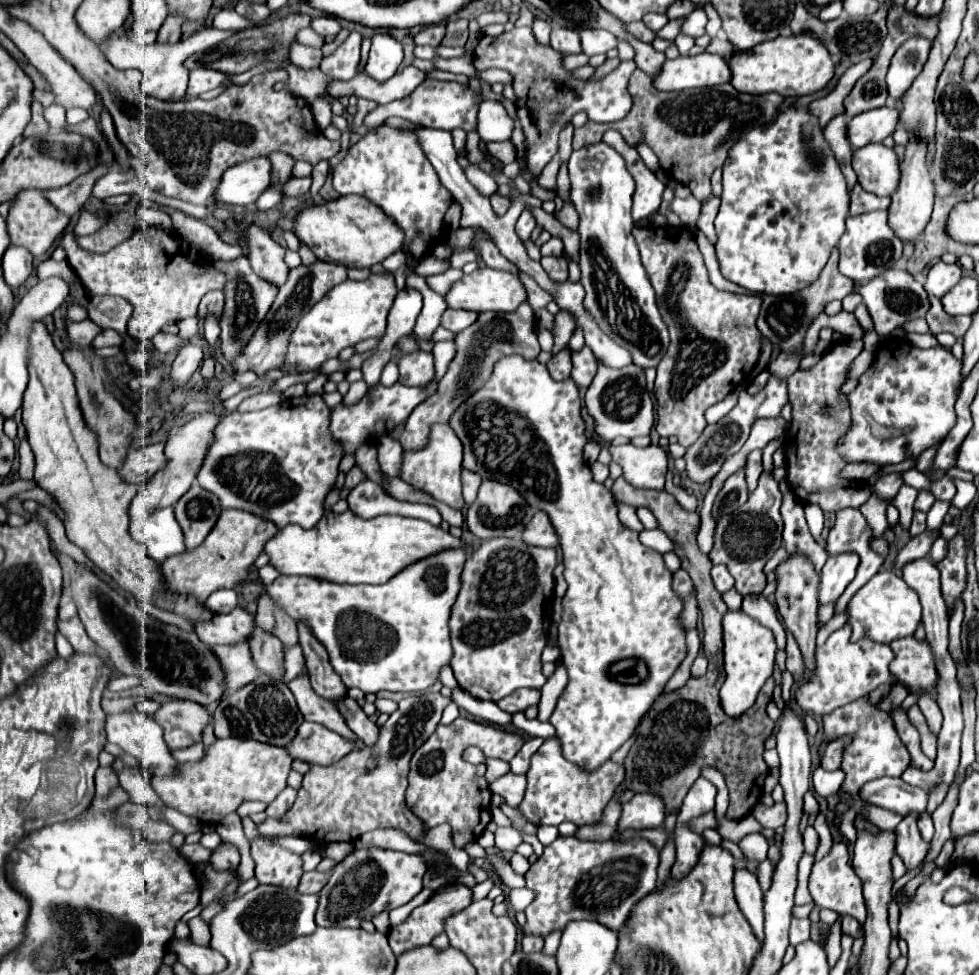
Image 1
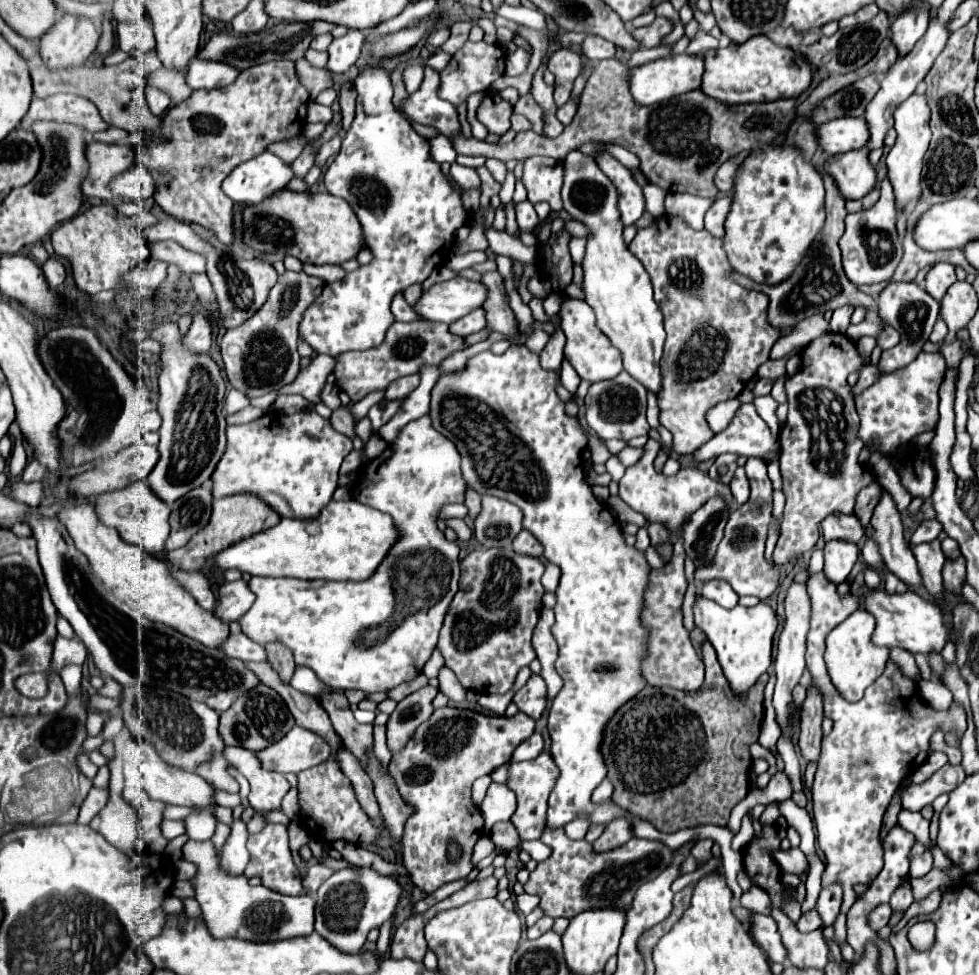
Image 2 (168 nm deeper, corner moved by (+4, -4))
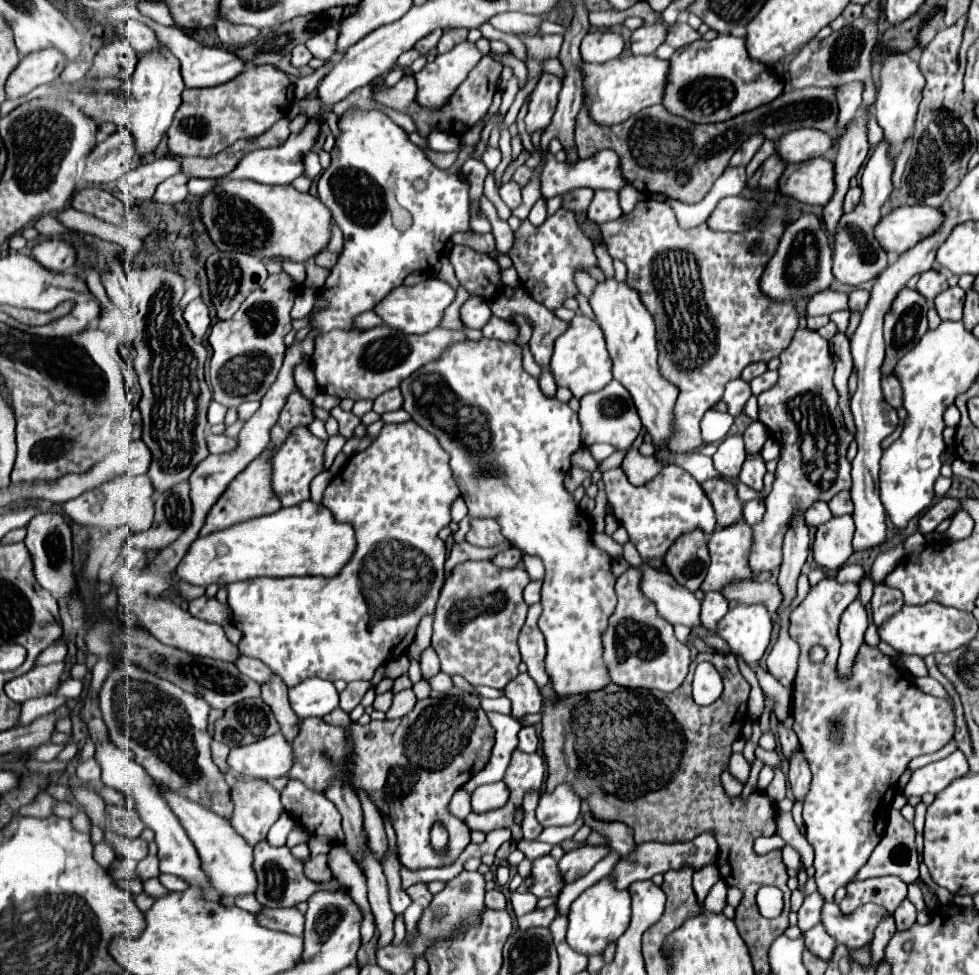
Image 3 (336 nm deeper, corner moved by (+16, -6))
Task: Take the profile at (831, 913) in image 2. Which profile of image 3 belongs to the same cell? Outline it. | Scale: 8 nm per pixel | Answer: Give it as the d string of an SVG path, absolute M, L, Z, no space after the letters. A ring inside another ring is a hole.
M826 903L822 911L822 923L838 943L846 945L848 949L860 949L872 941L876 925L886 915L888 911L884 907L873 903L860 906L850 915L842 915L838 905Z

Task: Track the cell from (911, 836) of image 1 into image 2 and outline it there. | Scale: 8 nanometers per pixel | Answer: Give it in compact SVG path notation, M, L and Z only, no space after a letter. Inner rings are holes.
M906 879L906 881L902 881L902 883L896 887L896 891L894 891L892 899L890 899L890 907L892 907L894 911L906 911L912 901L914 901L912 887L910 887L910 881Z

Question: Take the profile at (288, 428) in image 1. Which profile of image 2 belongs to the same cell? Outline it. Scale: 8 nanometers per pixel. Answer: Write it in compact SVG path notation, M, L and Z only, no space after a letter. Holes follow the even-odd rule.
M270 411L256 421L244 425L226 427L226 451L212 473L212 495L214 499L230 495L254 495L274 509L280 517L292 519L314 519L332 501L332 493L338 487L338 469L344 457L352 451L352 441L332 429L330 421L320 417L316 411L300 411L294 415L284 415L280 411Z

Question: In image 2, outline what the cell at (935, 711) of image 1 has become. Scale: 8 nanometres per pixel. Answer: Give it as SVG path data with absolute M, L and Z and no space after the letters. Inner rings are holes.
M895 647L890 649L890 658L897 663L905 676L914 680L916 683L920 681L919 669L912 653Z

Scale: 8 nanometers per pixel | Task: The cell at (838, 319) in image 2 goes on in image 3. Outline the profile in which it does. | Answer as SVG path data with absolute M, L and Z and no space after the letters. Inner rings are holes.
M836 311L836 313L830 315L830 319L838 325L838 331L840 331L840 333L846 333L848 321L850 321L850 311Z

